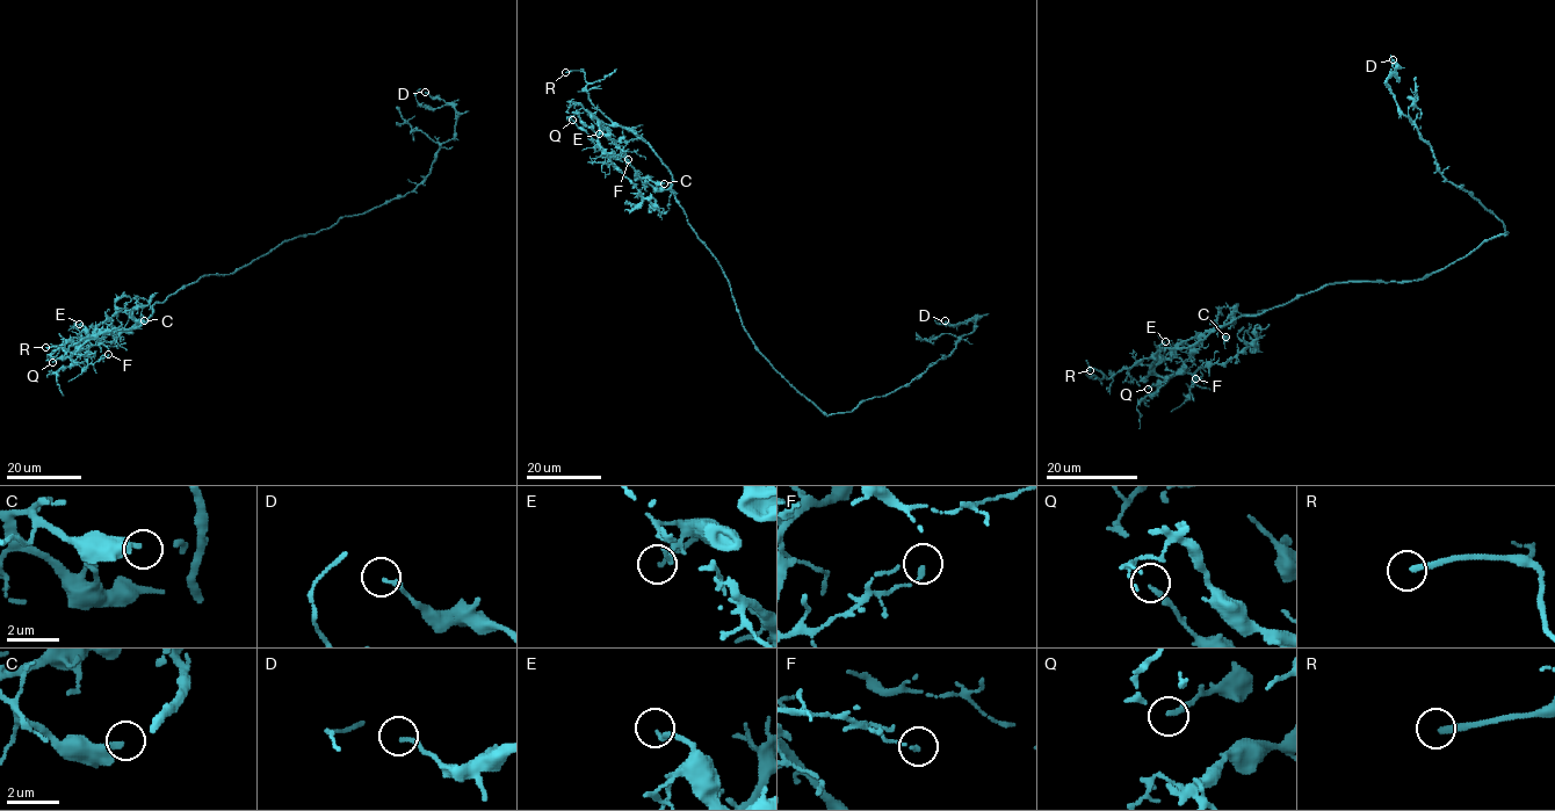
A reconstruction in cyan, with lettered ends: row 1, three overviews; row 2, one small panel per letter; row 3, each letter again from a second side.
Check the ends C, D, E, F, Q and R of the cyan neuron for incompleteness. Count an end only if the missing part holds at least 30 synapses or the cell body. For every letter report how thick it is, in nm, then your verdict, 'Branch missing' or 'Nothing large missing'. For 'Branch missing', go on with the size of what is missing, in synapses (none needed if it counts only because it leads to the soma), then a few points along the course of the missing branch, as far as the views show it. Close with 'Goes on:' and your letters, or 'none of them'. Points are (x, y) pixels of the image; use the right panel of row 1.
C: Thickness 320 nm. Nothing large missing
D: Thickness 160 nm. Nothing large missing
E: Thickness 170 nm. Nothing large missing
F: Thickness 150 nm. Nothing large missing
Q: Thickness 180 nm. Nothing large missing
R: Thickness 240 nm. Branch missing
Goes on: R

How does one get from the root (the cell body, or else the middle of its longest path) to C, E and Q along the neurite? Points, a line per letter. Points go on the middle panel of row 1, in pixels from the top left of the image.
C: (746, 331), (724, 272), (688, 222), (672, 183), (667, 189), (655, 189), (646, 180), (664, 183)
E: (746, 331), (724, 272), (688, 222), (672, 183), (667, 189), (653, 188), (636, 172), (609, 131), (599, 134)
Q: (746, 331), (729, 281), (688, 222), (662, 159), (620, 125), (600, 125), (593, 140), (572, 120)

